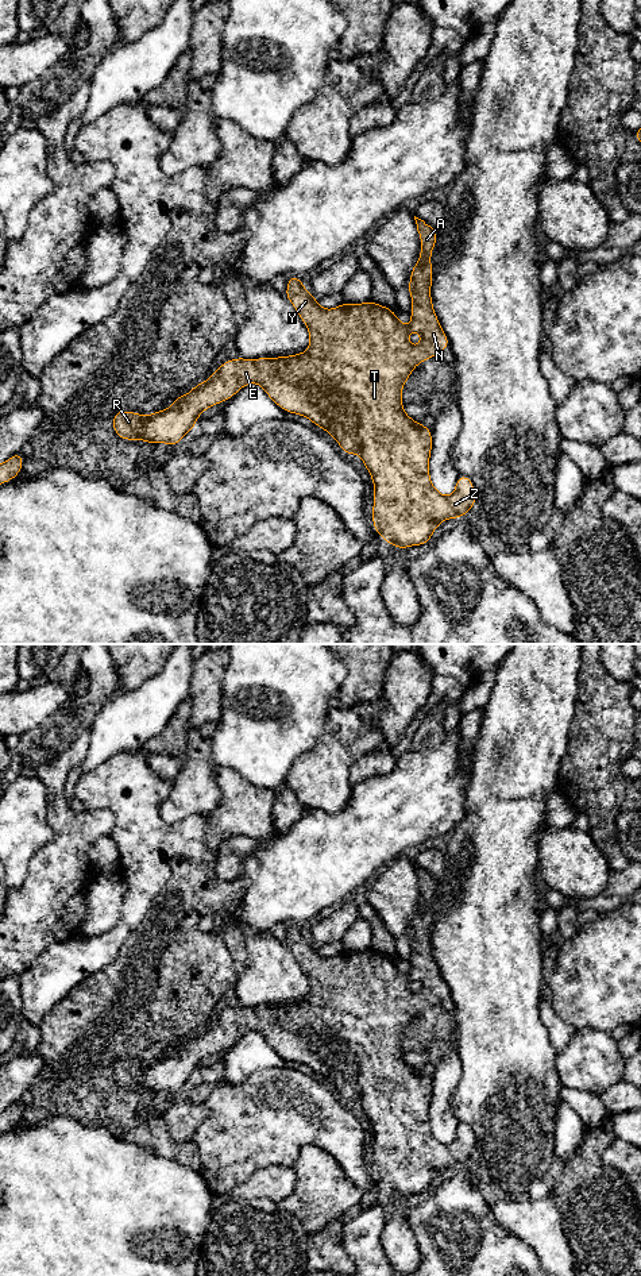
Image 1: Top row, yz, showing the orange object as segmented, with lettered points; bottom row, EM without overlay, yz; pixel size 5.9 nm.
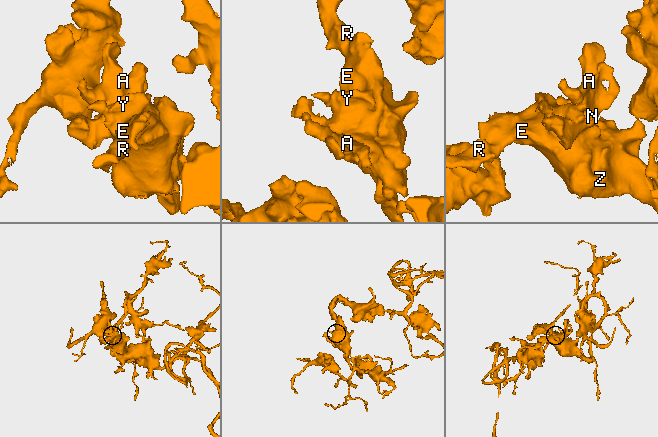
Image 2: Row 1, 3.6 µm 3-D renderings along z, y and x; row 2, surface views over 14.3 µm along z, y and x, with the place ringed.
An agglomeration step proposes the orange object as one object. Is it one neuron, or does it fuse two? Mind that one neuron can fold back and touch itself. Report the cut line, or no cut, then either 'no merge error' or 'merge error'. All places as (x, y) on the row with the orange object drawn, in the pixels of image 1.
cut none; no merge error

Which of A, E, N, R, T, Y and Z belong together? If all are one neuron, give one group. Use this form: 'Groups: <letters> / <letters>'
Groups: A E N R T Y Z

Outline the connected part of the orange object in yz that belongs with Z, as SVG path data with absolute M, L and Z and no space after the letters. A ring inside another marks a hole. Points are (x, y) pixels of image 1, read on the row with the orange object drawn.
M416 216L414 220L421 238L421 251L417 263L412 269L406 288L413 302L410 327L402 324L393 309L372 300L363 304L343 302L333 309L324 309L312 293L304 288L301 278L289 275L285 296L294 305L296 312L308 328L310 344L306 351L289 356L256 359L239 356L238 359L228 359L217 370L212 371L208 381L194 385L189 394L179 394L174 404L163 410L148 416L131 410L115 412L112 419L115 433L124 440L144 440L154 446L167 443L173 448L190 429L196 428L196 420L205 409L232 398L251 382L258 383L282 410L308 417L314 425L328 432L347 455L360 455L374 482L372 525L386 543L398 547L401 551L410 546L425 546L440 523L448 519L462 519L470 509L475 508L476 491L472 481L463 474L459 474L455 491L451 496L445 497L436 490L429 477L432 429L410 419L405 413L401 400L403 383L409 379L414 367L449 348L449 340L439 323L430 297L430 255L437 242L439 231ZM410 331L421 335L418 347L408 342Z

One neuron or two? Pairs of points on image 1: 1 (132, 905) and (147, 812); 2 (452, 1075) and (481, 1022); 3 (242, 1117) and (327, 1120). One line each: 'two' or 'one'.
1: one
2: two
3: one

